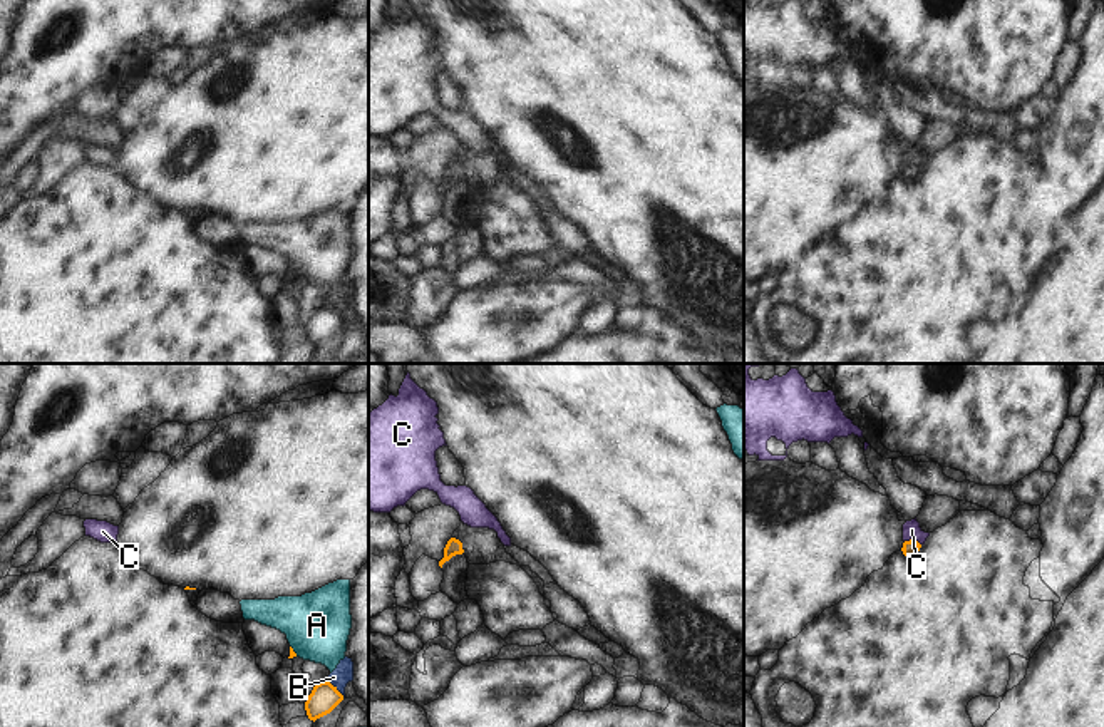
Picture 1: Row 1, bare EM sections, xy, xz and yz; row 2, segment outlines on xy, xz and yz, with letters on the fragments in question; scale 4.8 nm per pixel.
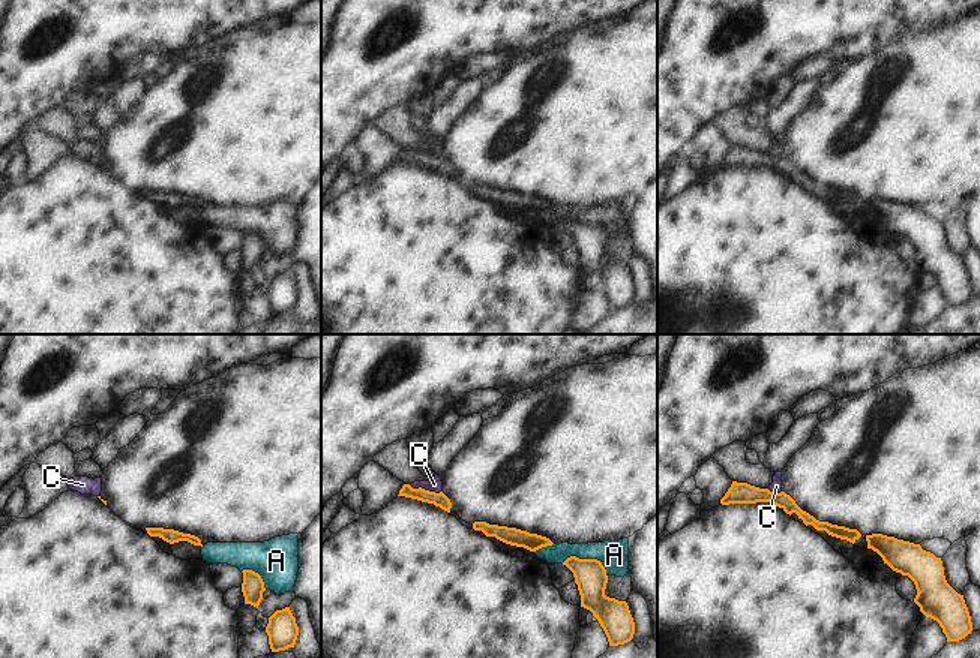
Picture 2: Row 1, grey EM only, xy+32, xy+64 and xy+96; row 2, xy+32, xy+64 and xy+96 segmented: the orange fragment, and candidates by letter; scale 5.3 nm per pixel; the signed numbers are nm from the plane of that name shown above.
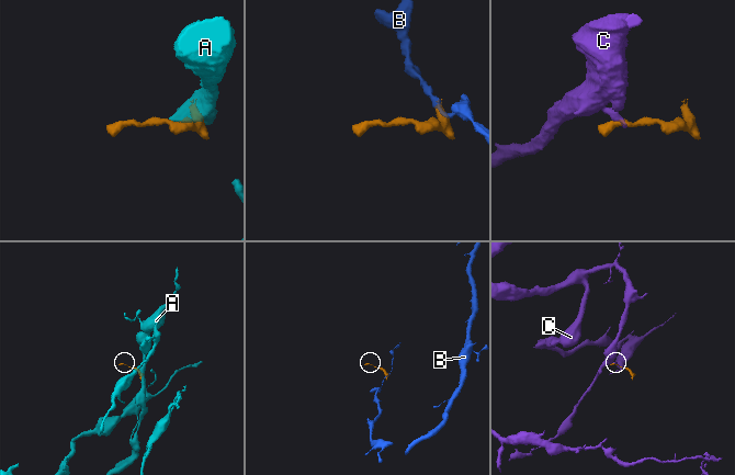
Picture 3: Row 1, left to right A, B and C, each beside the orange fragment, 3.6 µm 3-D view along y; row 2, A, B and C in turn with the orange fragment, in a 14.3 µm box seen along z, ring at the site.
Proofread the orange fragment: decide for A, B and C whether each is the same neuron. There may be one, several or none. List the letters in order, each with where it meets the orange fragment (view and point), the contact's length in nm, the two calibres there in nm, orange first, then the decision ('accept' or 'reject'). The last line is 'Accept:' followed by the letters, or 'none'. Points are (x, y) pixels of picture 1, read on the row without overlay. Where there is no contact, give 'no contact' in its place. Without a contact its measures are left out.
A: contact xy (292, 275); length 70 nm; calibres 30 and 320 nm; reject
B: contact xy (335, 312); length 120 nm; calibres 140 and 90 nm; reject
C: contact yz (913, 164); length 80 nm; calibres 80 and 90 nm; reject
Accept: none

